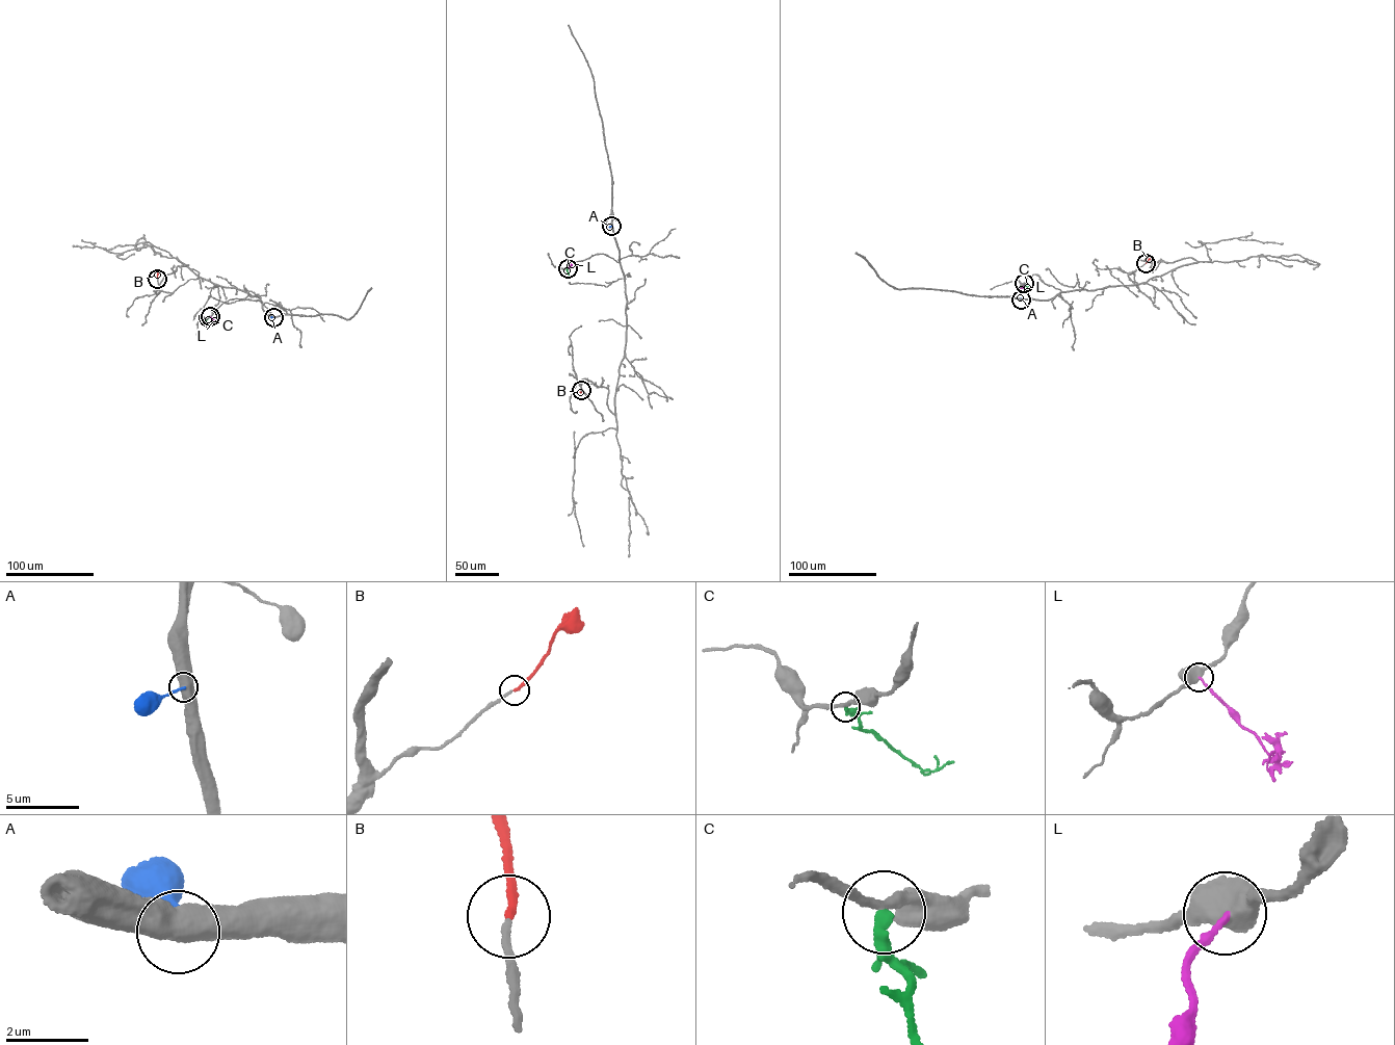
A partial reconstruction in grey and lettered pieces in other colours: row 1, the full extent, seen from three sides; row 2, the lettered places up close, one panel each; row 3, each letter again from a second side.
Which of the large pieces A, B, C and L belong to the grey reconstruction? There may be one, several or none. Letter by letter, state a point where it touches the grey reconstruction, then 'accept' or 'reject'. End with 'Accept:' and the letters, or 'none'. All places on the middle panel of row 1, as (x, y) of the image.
A: contact (611, 226); reject
B: contact (581, 390); accept
C: contact (567, 268); reject
L: contact (568, 268); reject
Accept: B

